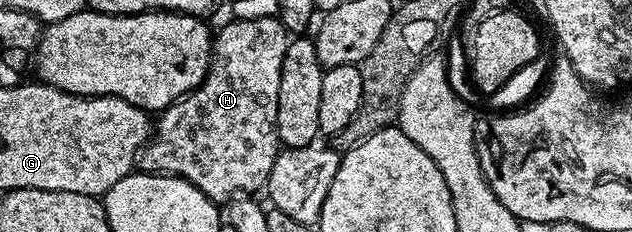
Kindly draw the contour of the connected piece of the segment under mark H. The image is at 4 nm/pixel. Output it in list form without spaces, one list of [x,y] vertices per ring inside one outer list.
[[[278,17],[233,18],[221,31],[216,31],[209,71],[191,93],[176,98],[168,108],[156,115],[155,129],[139,155],[140,169],[146,174],[174,174],[195,184],[199,192],[218,204],[238,196],[256,195],[256,190],[268,183],[279,153],[279,76],[290,41],[291,35]]]

